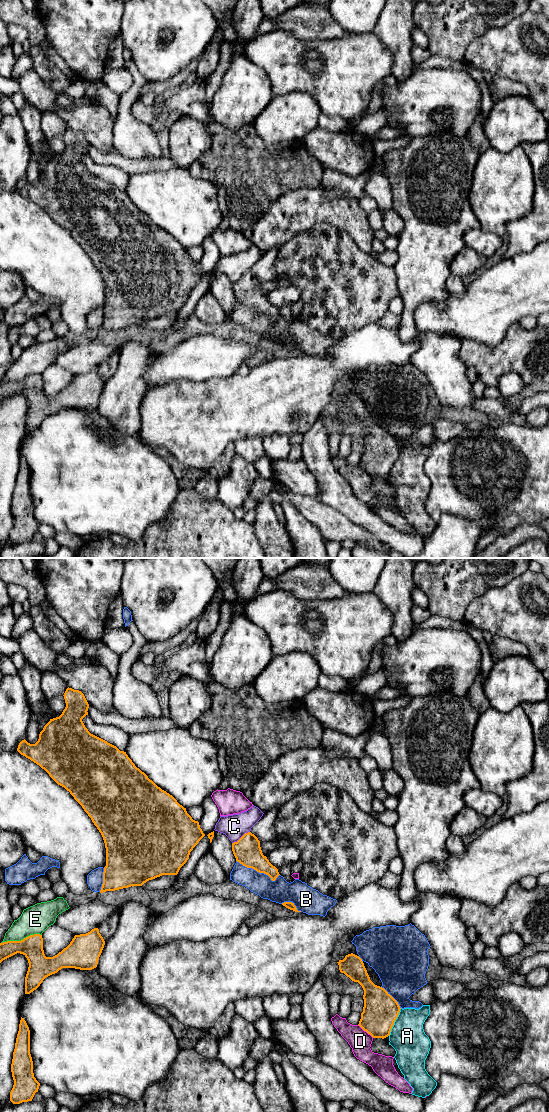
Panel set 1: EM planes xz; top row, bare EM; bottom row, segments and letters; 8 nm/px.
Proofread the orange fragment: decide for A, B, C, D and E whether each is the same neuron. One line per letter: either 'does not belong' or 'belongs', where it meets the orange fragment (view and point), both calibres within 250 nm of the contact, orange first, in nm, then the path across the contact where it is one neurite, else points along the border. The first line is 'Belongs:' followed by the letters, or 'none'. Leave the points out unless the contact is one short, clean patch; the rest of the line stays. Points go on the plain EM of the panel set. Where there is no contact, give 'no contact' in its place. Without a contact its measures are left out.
Belongs: none
A: does not belong | xz (394, 461) | 280/280 nm | along xz (401, 448), (388, 475)
B: does not belong | xz (258, 311) | 220/190 nm
C: does not belong | xz (241, 277) | 220/190 nm
D: does not belong | xz (366, 471) | 280/180 nm
E: does not belong | xz (21, 380) | 180/220 nm

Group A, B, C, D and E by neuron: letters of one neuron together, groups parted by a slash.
A / B / C / D / E

